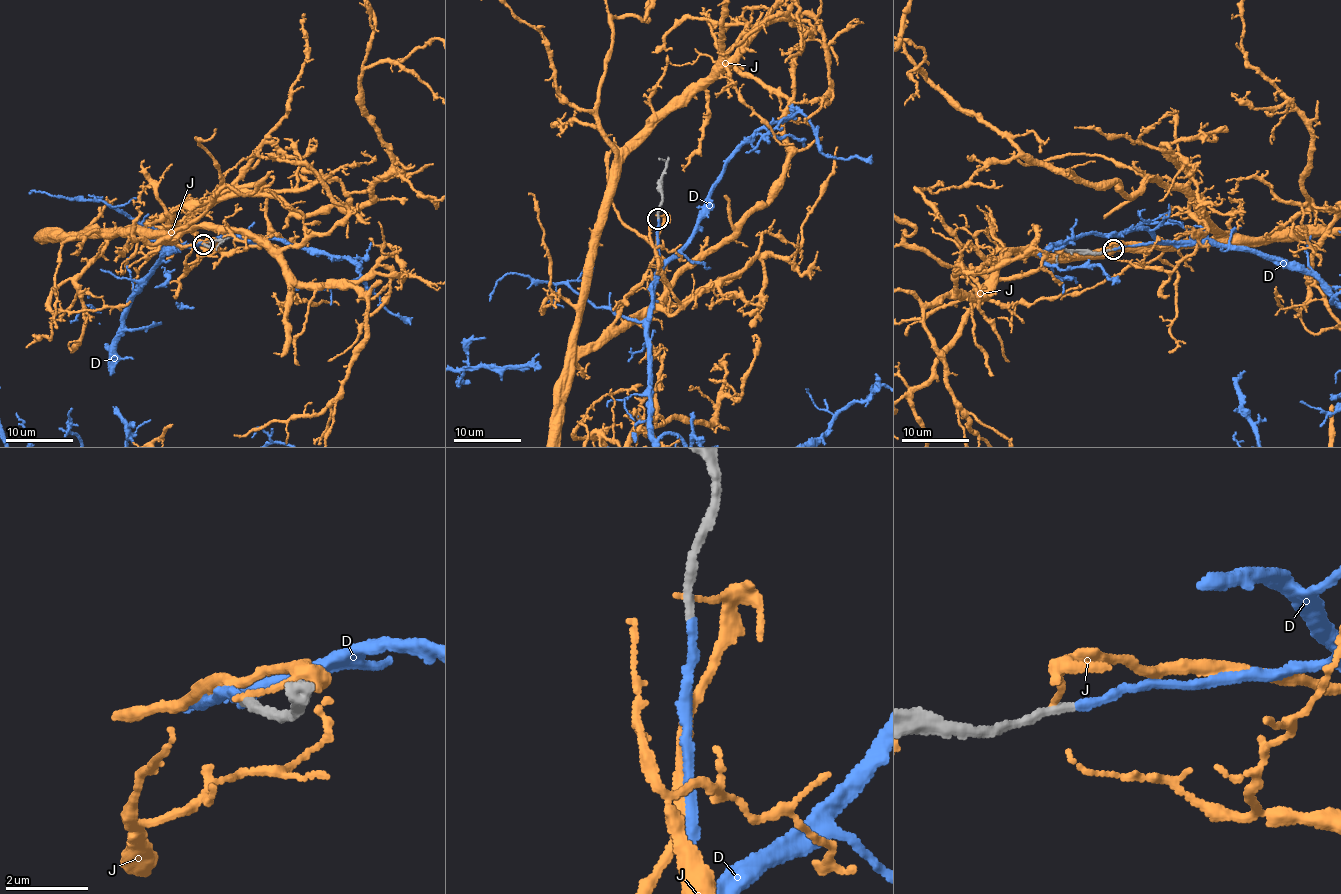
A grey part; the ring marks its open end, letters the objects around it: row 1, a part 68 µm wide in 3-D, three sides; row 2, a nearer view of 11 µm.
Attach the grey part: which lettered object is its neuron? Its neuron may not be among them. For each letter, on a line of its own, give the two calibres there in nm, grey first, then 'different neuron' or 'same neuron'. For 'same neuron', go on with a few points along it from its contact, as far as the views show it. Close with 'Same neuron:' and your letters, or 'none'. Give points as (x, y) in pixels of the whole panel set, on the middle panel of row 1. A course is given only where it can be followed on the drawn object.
D: 200/200 nm | same neuron
J: 280/110 nm | different neuron
Same neuron: D

